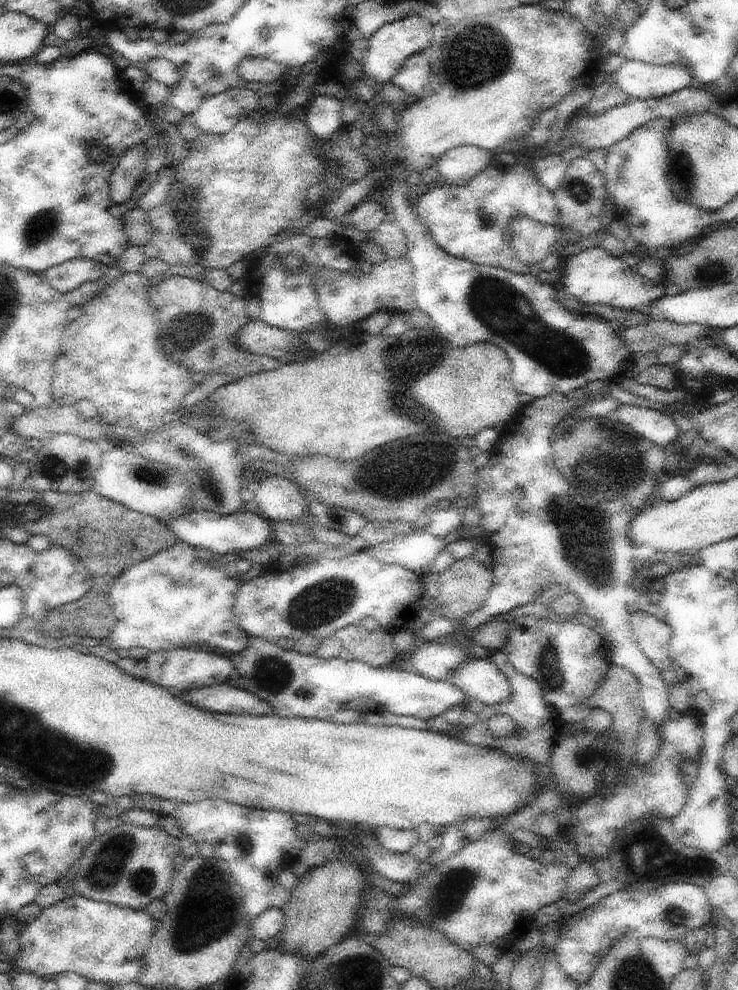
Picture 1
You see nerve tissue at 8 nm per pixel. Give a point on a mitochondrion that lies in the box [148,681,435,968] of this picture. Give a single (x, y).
(178, 945)

